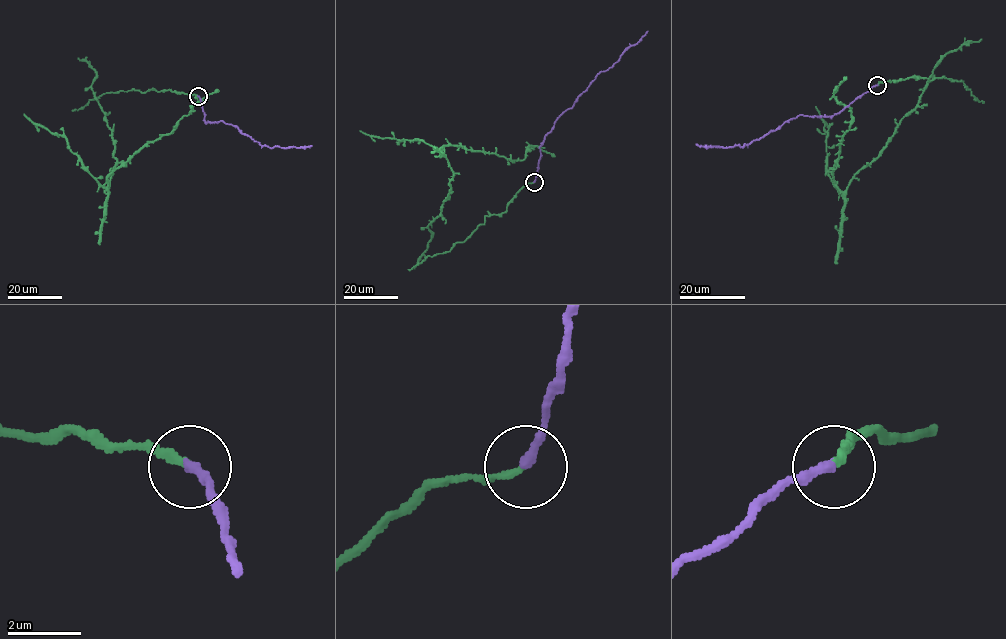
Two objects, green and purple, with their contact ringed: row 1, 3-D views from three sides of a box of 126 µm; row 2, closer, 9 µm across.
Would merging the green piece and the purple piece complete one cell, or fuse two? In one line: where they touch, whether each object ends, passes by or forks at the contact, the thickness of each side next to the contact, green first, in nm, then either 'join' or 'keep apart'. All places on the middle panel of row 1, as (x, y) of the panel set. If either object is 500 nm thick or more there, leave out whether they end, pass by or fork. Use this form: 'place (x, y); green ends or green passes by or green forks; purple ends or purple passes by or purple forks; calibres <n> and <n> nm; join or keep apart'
place (534, 182); green ends; purple ends; calibres 200 and 260 nm; join

